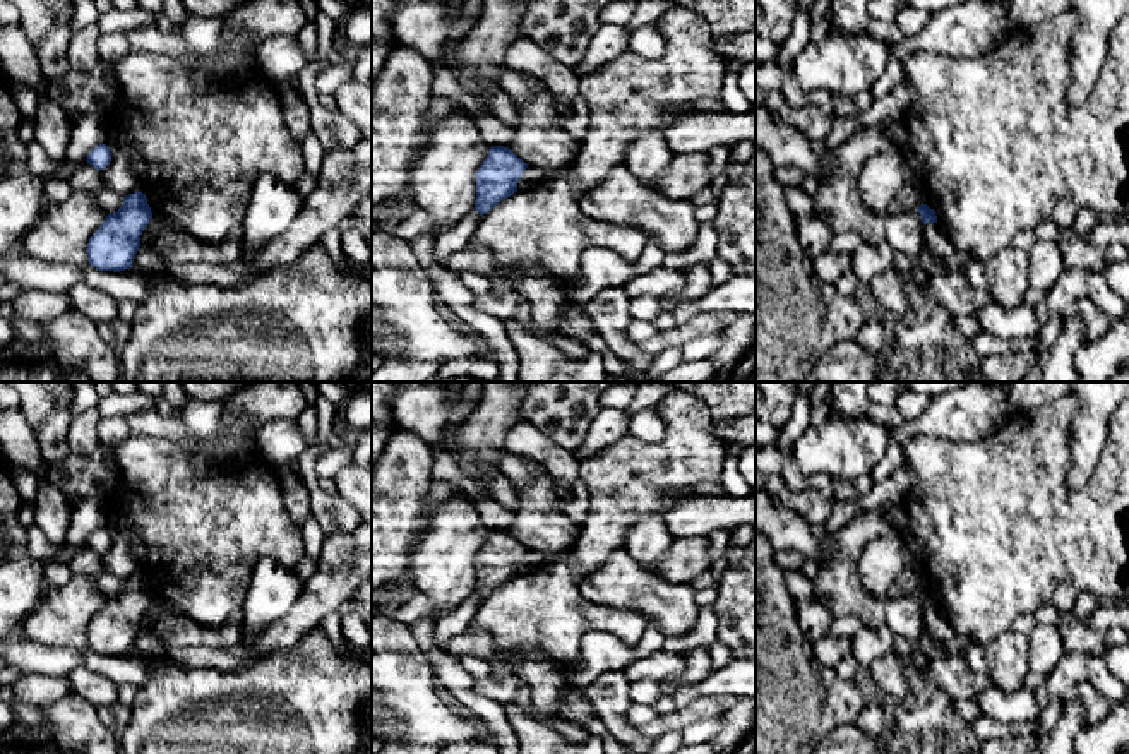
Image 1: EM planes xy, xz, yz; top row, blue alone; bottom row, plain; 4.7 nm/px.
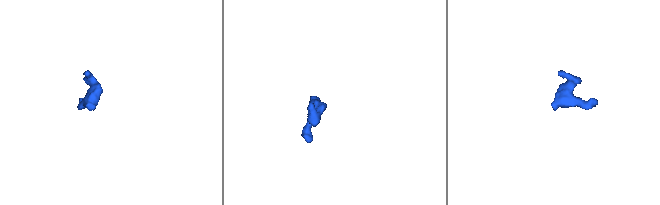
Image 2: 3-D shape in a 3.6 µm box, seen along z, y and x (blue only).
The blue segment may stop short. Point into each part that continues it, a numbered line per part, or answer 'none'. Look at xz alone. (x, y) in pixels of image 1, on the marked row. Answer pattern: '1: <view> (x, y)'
none

